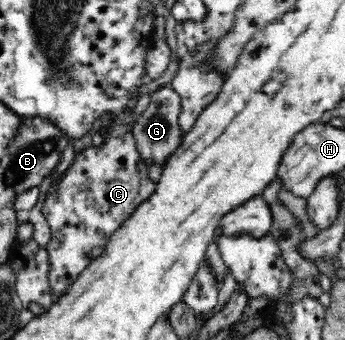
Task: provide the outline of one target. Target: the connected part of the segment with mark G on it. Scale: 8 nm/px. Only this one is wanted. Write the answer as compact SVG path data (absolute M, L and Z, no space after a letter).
M168 83L157 88L145 100L146 108L142 113L136 114L137 120L131 126L130 141L138 144L140 157L144 158L148 166L152 163L162 165L182 139L177 122L177 117L181 113L181 97Z

